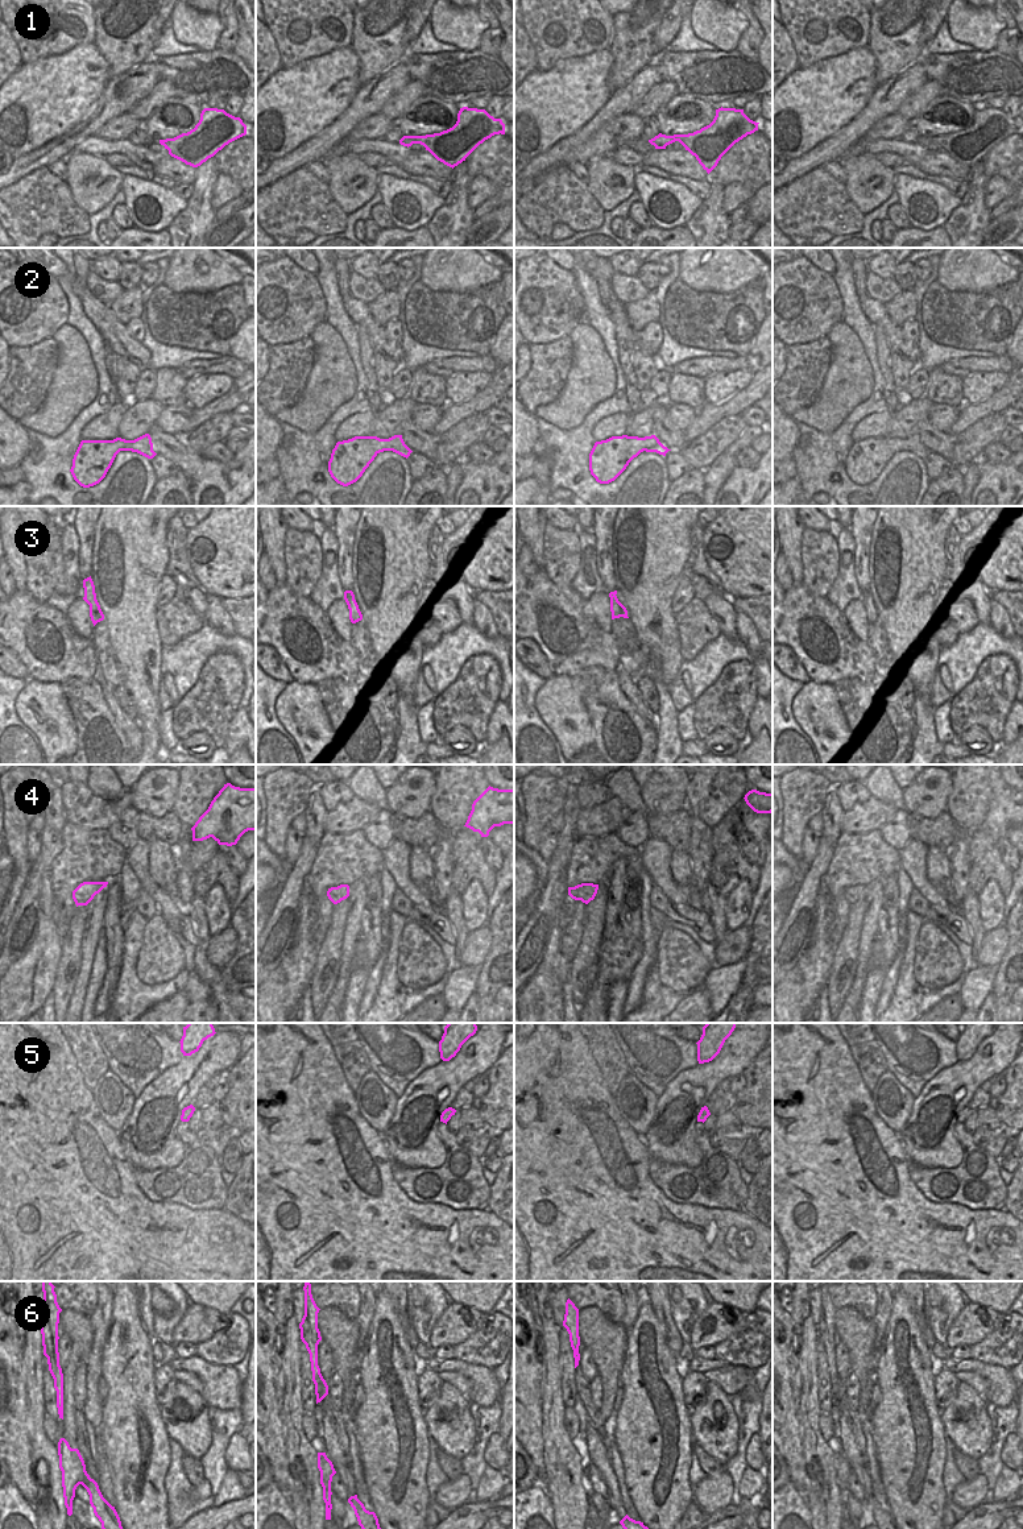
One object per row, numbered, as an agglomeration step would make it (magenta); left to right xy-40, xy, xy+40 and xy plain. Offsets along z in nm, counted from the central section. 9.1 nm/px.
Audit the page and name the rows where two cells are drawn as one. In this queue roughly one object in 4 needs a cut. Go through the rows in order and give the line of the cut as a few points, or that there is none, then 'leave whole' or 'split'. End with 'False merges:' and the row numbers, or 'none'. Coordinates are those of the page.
1: cut none; leave whole
2: cut none; leave whole
3: cut none; leave whole
4: cut none; leave whole
5: cut none; leave whole
6: cut none; leave whole
False merges: none

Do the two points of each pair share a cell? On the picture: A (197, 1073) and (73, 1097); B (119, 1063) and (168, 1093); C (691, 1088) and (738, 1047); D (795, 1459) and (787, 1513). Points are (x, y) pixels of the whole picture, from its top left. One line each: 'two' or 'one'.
A: two
B: two
C: one
D: two

